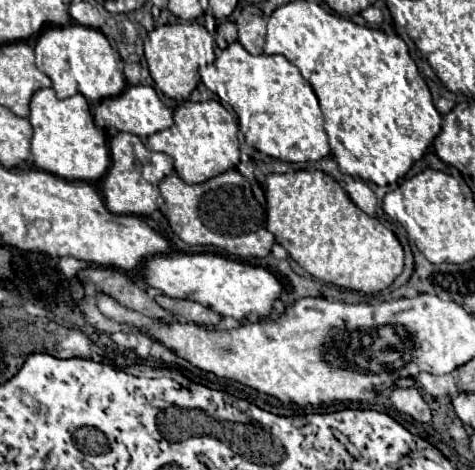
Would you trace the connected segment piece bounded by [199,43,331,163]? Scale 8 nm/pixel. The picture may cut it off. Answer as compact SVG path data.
M231 43L212 64L201 67L199 75L210 91L233 107L247 145L257 151L289 163L319 161L331 153L317 95L301 77L299 69L285 61L285 57L255 57L239 43Z

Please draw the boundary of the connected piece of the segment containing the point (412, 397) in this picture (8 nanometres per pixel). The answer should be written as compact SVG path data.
M417 387L393 389L391 401L393 401L393 405L395 405L397 411L401 411L401 413L405 413L405 415L411 415L415 421L429 423L431 417L433 417L429 405L425 403L425 399L423 399L423 395L419 393Z

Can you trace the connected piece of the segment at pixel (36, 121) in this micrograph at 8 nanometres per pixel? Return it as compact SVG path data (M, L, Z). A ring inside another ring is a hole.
M39 89L31 99L31 115L29 121L33 125L33 139L31 139L31 155L35 165L47 173L53 173L67 181L95 181L105 175L109 169L109 147L107 147L106 132L93 123L87 99L77 93L69 99L57 99L53 89Z

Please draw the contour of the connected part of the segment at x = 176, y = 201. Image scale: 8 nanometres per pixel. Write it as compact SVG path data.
M235 169L225 171L199 185L187 185L181 177L167 175L159 183L159 191L165 201L166 218L173 233L187 245L215 245L237 259L261 259L261 257L269 255L269 251L275 243L275 237L265 227L265 209L257 203L257 199L251 193L249 181L239 171L235 171Z

